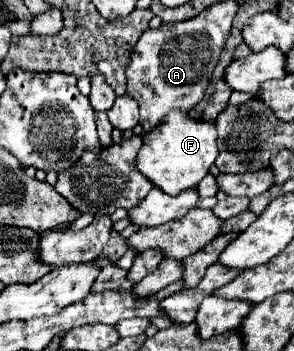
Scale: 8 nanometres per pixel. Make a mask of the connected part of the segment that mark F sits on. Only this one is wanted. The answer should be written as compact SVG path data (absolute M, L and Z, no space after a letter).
M172 109L162 119L162 125L142 135L142 147L136 157L136 167L164 193L176 195L184 189L198 185L208 173L210 165L216 161L216 157L218 147L214 123L208 123L204 119L192 119L188 113Z

